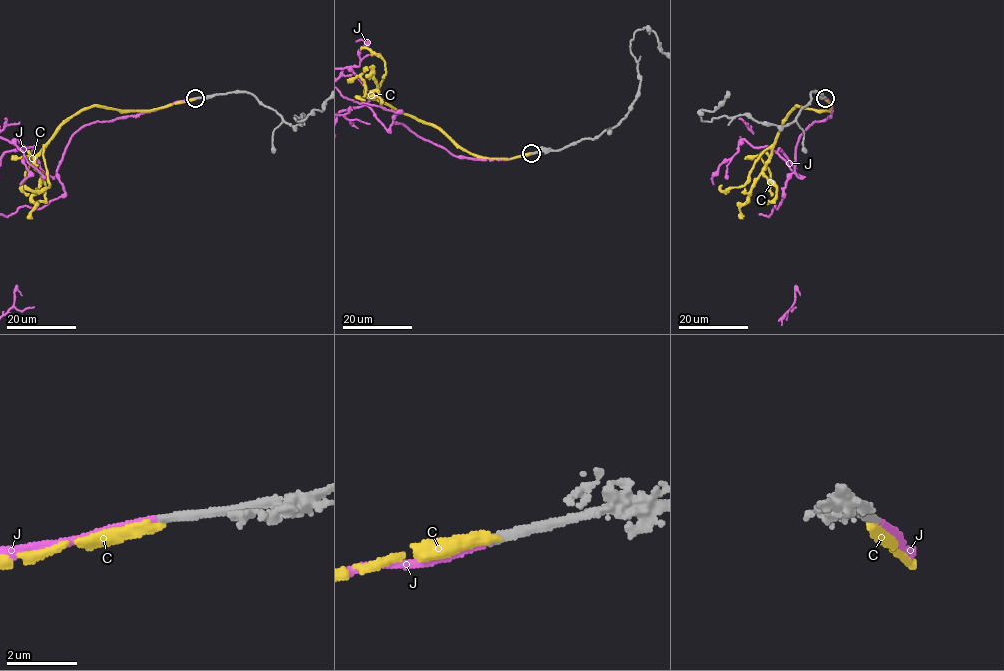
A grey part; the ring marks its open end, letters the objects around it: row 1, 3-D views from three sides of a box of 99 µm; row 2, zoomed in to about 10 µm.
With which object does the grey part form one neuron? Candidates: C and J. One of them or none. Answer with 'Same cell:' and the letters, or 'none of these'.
Same cell: J

